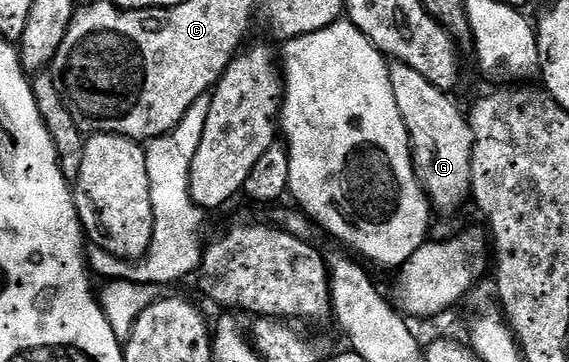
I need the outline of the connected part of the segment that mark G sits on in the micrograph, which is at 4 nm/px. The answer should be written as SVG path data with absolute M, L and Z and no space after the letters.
M398 62L389 67L389 82L393 82L393 98L397 98L397 110L401 110L401 118L405 122L405 130L411 139L411 165L415 168L415 176L423 187L423 193L434 211L451 212L458 204L468 203L471 194L470 164L473 158L474 138L465 112L458 108L448 93L441 91L413 70L413 66L405 66Z

